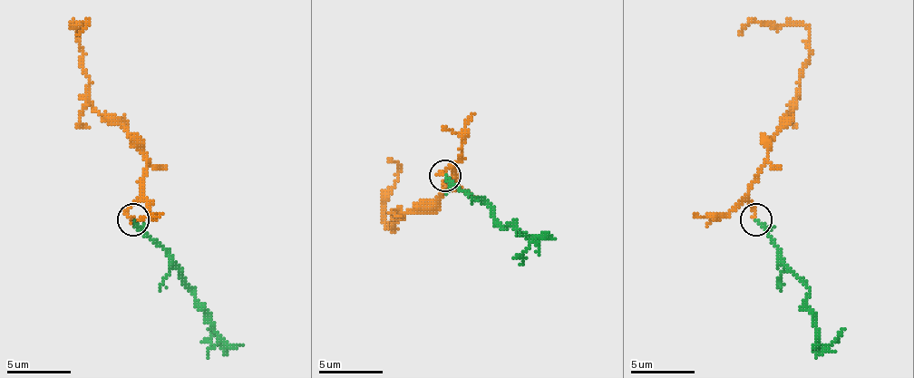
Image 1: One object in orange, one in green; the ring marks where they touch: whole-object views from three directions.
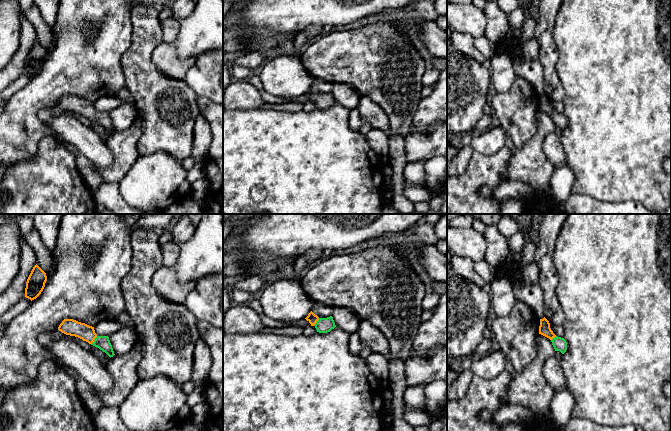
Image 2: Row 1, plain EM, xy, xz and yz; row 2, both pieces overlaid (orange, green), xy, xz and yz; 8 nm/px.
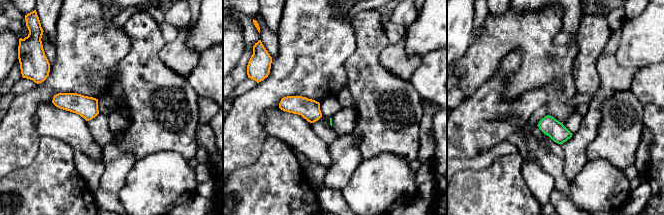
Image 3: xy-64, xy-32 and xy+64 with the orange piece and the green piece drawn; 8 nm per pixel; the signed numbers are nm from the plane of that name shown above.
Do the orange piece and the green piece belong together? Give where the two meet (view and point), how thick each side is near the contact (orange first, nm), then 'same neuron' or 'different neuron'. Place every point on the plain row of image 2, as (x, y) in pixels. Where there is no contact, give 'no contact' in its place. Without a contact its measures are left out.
meets orange in xy at (94, 115); 130 nm thick on the orange side, 110 nm on the other; same neuron

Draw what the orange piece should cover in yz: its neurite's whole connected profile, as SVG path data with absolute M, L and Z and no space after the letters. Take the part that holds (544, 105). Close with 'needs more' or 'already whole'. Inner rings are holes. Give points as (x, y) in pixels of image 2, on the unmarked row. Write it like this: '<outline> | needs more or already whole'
M544 93L540 95L539 110L549 114L555 127L560 127L564 130L567 126L567 118L564 114L556 112L550 104L549 97Z | needs more

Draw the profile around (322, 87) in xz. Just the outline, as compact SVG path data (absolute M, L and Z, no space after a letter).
M314 79L312 88L317 91L319 94L327 94L332 92L333 83L328 83L321 79Z

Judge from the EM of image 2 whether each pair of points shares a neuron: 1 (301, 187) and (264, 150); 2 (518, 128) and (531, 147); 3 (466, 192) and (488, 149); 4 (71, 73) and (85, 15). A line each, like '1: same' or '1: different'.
1: same
2: different
3: different
4: same

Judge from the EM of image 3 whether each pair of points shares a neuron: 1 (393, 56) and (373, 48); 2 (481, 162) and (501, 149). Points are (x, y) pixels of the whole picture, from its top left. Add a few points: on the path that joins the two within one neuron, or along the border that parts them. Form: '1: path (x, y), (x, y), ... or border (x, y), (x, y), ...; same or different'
1: border (388, 44), (380, 53), (380, 62), (392, 72); different
2: path (486, 159), (496, 151); same

